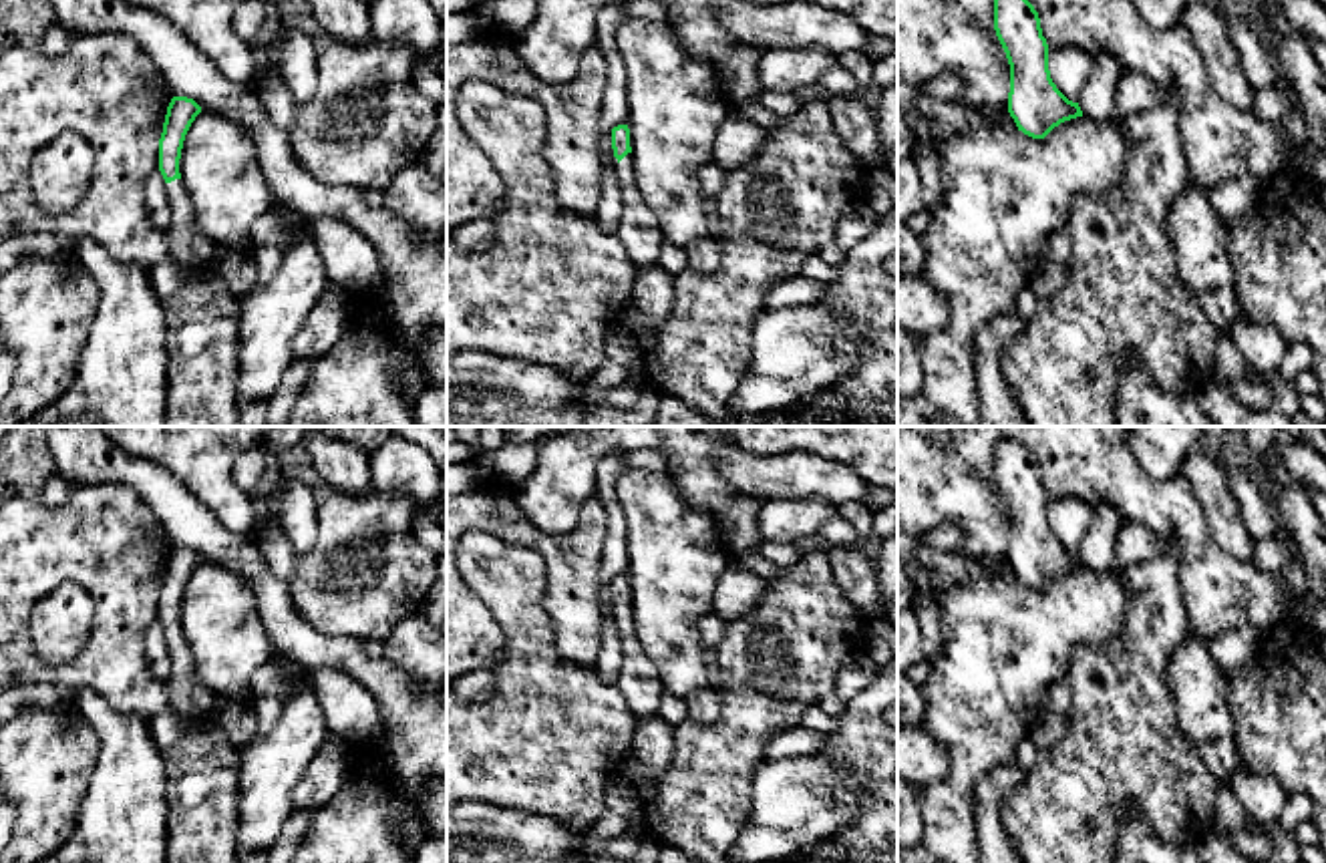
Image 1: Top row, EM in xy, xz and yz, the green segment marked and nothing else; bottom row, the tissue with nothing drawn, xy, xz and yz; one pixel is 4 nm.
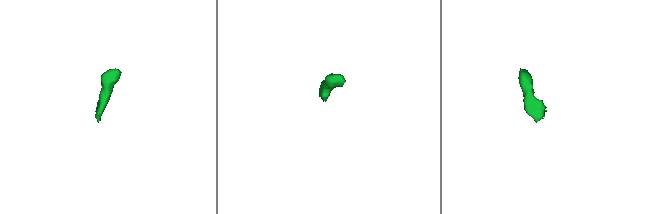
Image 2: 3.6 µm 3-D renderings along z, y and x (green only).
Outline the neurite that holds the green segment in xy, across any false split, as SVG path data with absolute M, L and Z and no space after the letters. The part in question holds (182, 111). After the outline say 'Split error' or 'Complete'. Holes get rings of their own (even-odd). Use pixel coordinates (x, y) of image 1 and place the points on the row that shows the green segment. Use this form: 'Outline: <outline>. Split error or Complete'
Outline: M173 97L159 139L159 171L165 179L171 221L167 229L171 260L183 274L185 286L173 298L163 300L167 324L167 422L165 426L239 426L237 424L237 354L239 354L239 300L215 272L213 262L201 264L191 253L191 241L199 235L191 197L179 173L185 135L201 113L187 97Z. Split error

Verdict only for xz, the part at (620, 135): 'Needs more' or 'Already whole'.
Needs more

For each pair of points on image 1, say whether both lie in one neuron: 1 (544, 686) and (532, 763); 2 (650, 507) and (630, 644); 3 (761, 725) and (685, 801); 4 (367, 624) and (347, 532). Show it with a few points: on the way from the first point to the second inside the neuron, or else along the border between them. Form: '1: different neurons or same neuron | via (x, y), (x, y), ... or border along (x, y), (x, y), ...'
1: same neuron | via (544, 705), (544, 741), (540, 745)
2: different neurons | border along (630, 604), (636, 640), (654, 666)
3: same neuron | via (741, 743), (703, 781)
4: same neuron | via (339, 596), (312, 588), (322, 574), (322, 554)

